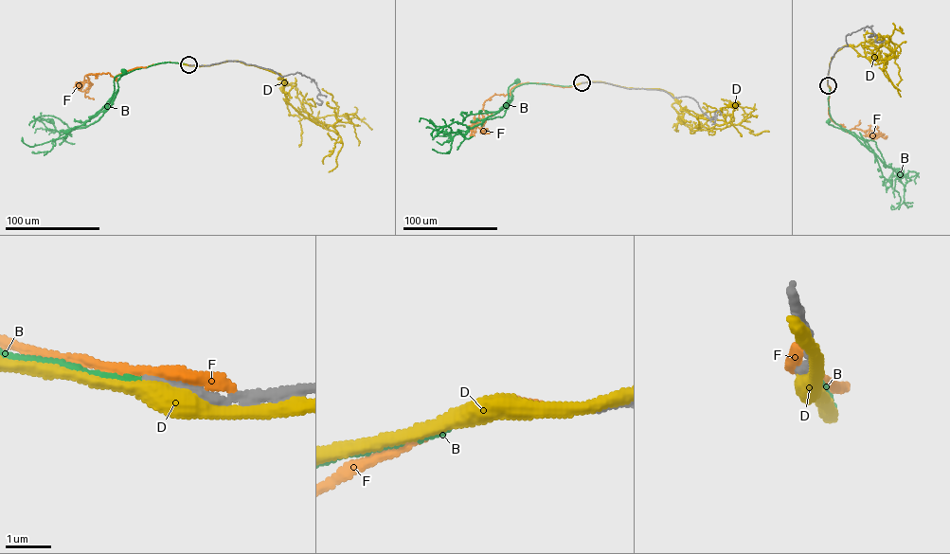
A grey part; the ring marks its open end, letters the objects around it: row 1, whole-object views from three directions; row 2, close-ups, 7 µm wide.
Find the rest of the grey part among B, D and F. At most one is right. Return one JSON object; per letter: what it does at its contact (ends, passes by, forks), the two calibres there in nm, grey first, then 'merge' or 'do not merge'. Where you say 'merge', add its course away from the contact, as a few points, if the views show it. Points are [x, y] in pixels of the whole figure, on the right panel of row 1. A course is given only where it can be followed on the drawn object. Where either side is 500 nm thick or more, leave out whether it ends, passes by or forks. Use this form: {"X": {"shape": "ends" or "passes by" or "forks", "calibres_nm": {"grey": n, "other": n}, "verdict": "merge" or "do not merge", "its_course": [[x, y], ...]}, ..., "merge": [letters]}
{"B": {"shape": "ends", "calibres_nm": {"grey": 220, "other": 180}, "verdict": "merge", "its_course": [[828, 85], [832, 118], [869, 150], [851, 134], [829, 121]]}, "D": {"shape": "passes by", "calibres_nm": {"grey": 190, "other": 400}, "verdict": "do not merge"}, "F": {"shape": "ends", "calibres_nm": {"grey": 280, "other": 340}, "verdict": "do not merge"}, "merge": ["B"]}

